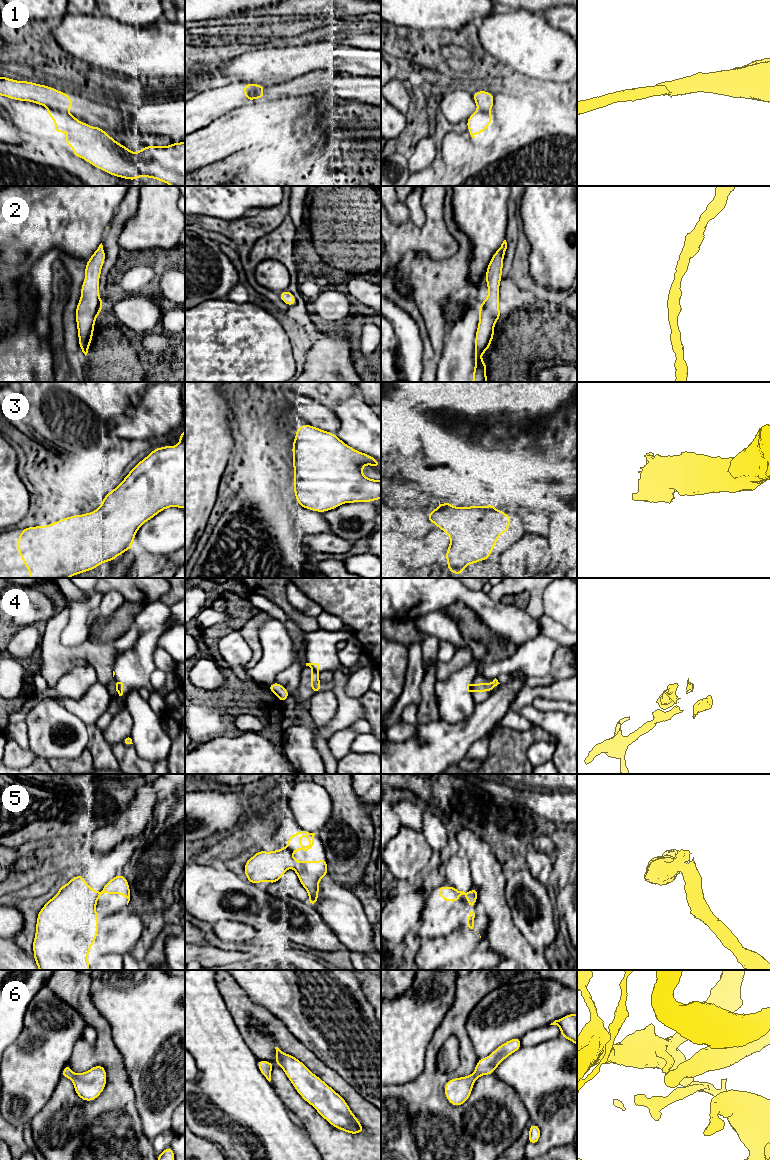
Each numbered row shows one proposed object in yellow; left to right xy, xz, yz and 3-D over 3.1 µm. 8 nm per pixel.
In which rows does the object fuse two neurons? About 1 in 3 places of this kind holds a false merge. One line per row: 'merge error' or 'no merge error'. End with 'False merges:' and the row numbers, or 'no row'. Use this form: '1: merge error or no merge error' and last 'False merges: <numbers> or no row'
1: merge error
2: no merge error
3: no merge error
4: merge error
5: merge error
6: no merge error
False merges: 1, 4, 5

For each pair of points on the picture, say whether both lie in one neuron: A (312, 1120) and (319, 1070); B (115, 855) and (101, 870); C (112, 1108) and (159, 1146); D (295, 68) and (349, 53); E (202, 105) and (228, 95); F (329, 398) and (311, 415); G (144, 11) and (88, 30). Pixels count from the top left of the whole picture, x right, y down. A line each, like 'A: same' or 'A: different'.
A: same
B: same
C: different
D: same
E: same
F: different
G: different

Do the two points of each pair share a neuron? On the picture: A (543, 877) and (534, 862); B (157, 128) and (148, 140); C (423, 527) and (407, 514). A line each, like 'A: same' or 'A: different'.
A: same
B: different
C: same

